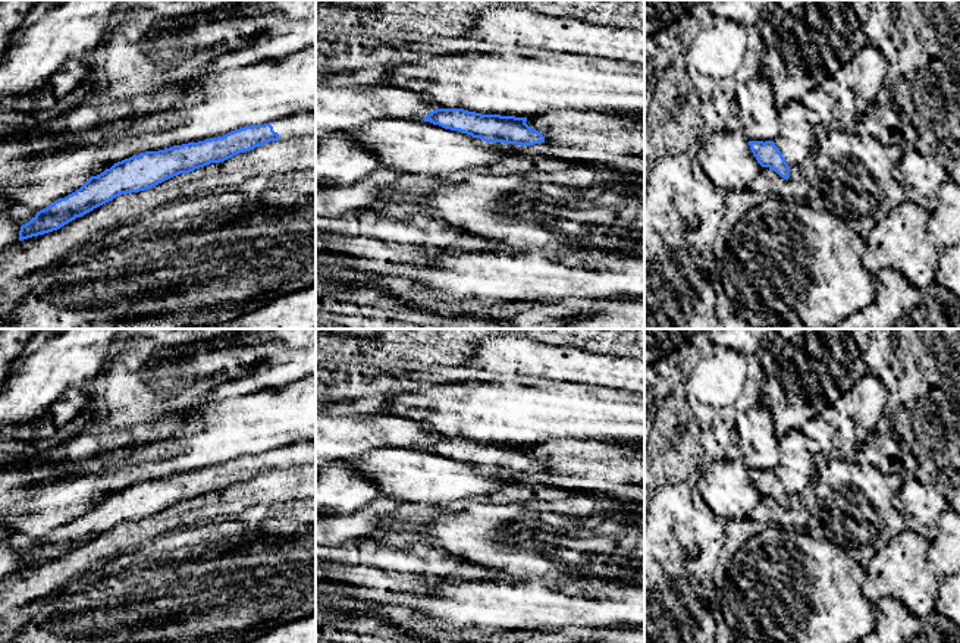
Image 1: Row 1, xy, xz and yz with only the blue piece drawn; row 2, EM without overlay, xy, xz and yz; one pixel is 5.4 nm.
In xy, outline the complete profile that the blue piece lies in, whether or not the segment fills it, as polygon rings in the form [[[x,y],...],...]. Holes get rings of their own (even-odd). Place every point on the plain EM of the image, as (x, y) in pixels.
[[[316,439],[239,457],[217,467],[132,484],[91,505],[75,521],[37,540],[21,555],[19,570],[57,559],[122,523],[145,520],[181,502],[225,490],[264,473],[286,471],[292,467],[316,467]]]

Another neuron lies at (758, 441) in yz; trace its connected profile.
[[[759,404],[735,418],[741,458],[749,470],[775,470],[779,442],[769,407]]]

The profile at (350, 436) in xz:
[[[316,414],[316,465],[360,458],[389,446],[424,448],[436,439],[424,424],[389,414]]]

